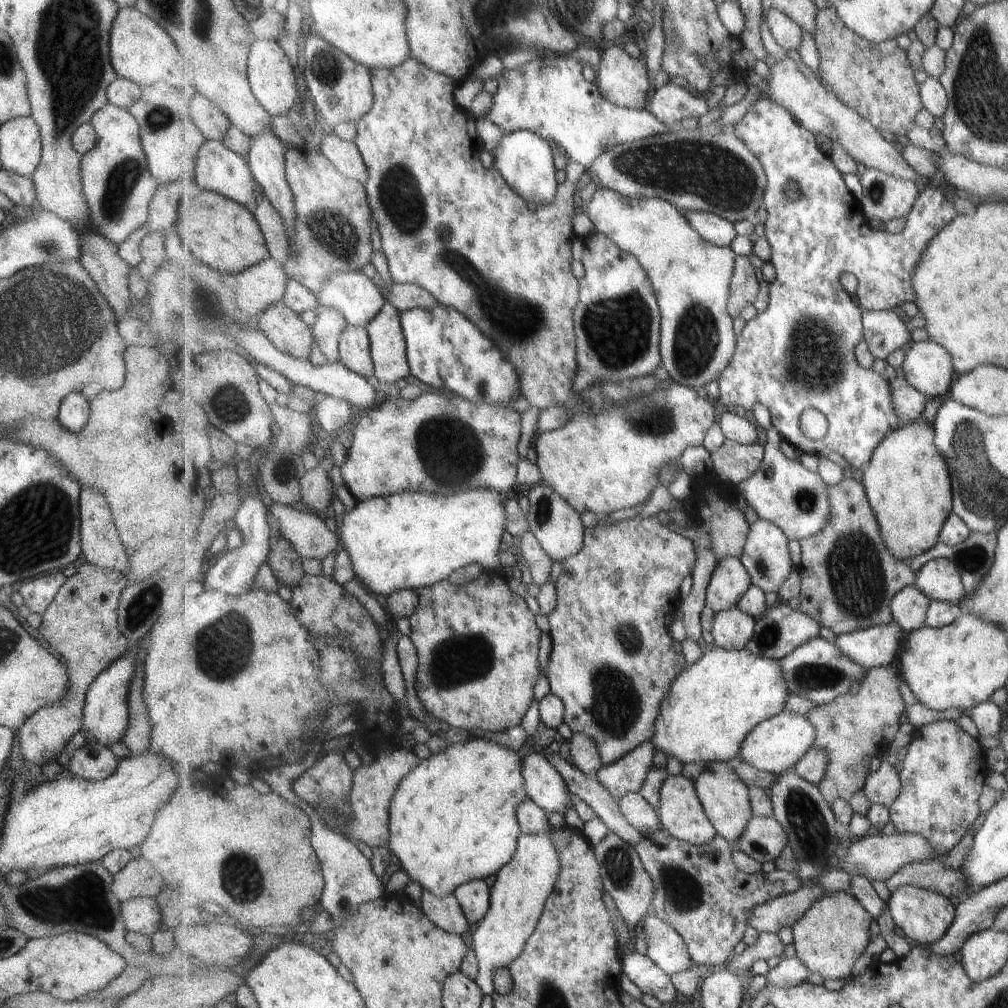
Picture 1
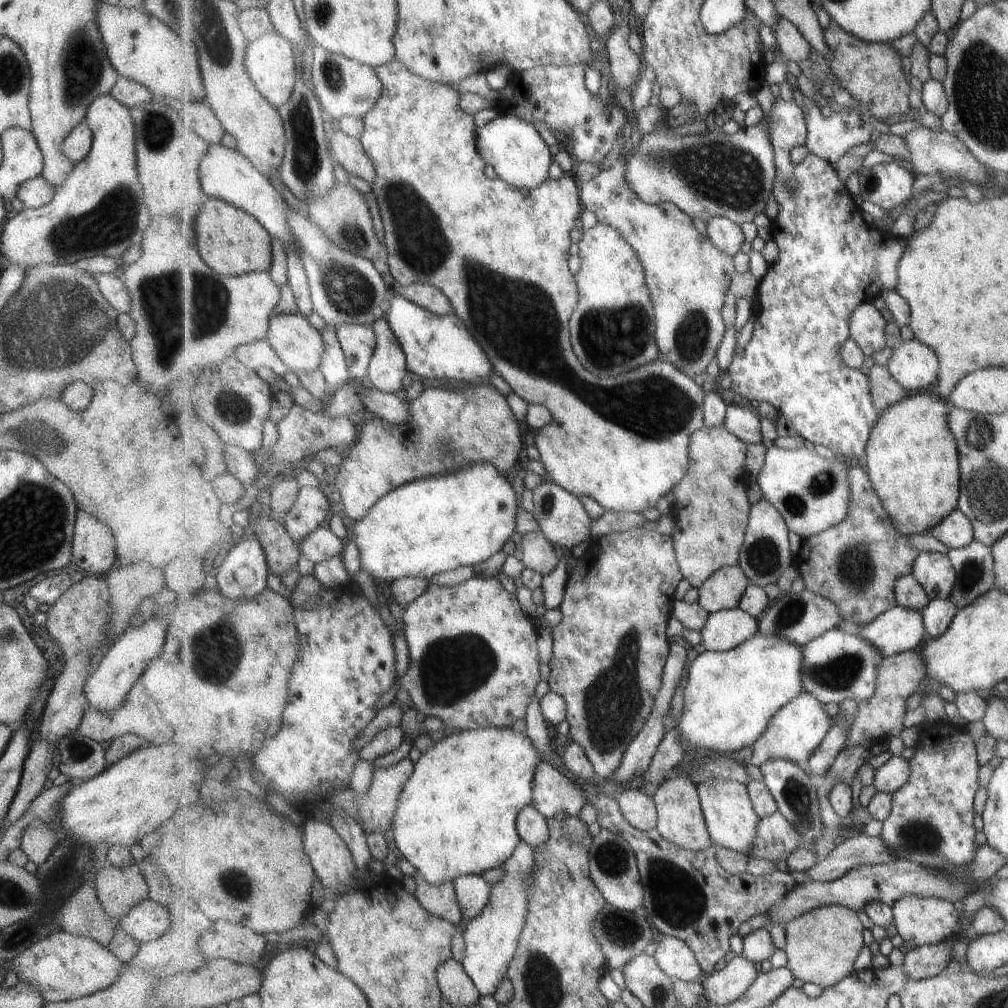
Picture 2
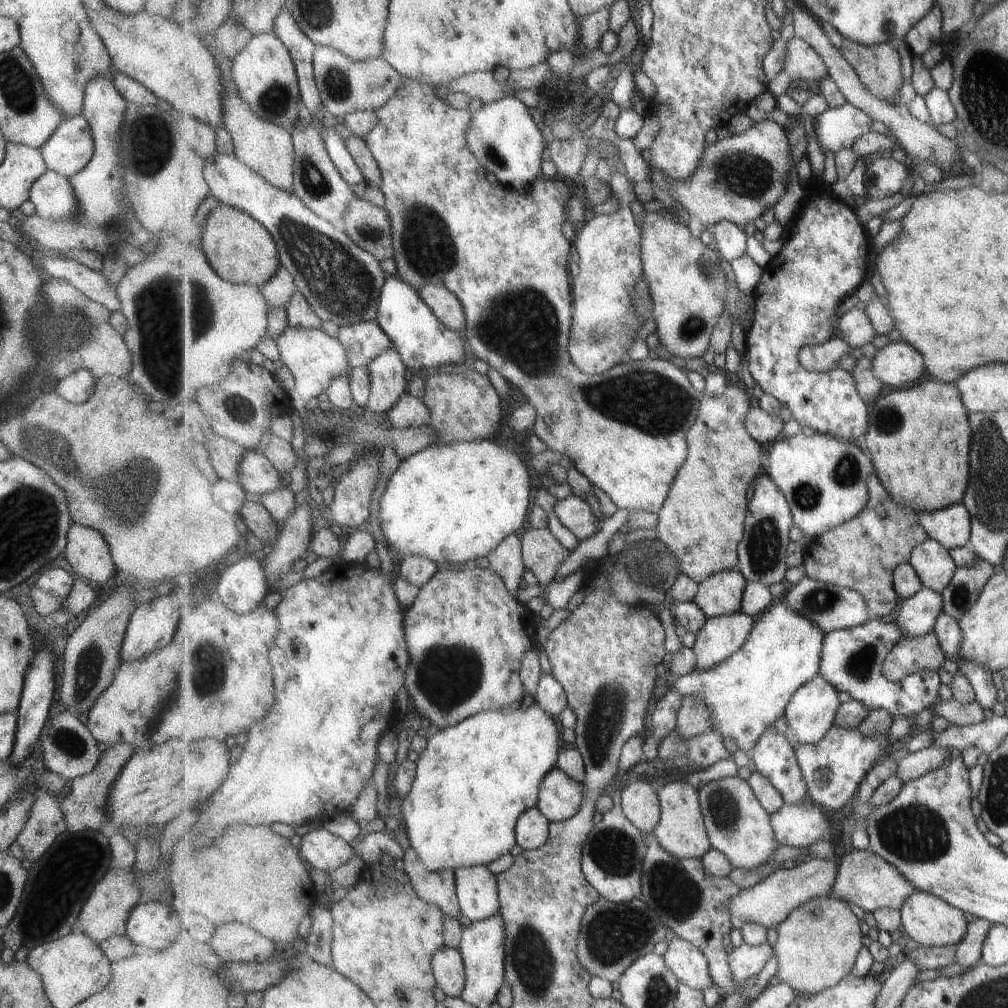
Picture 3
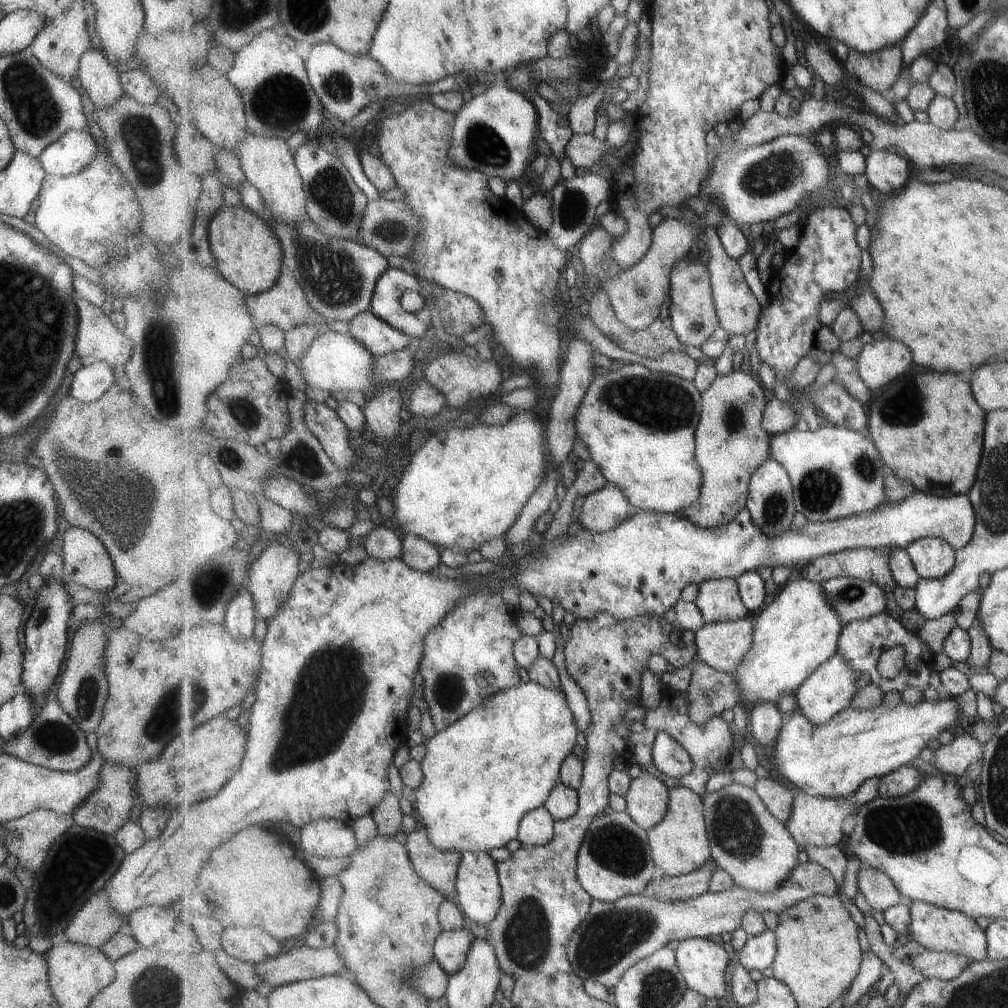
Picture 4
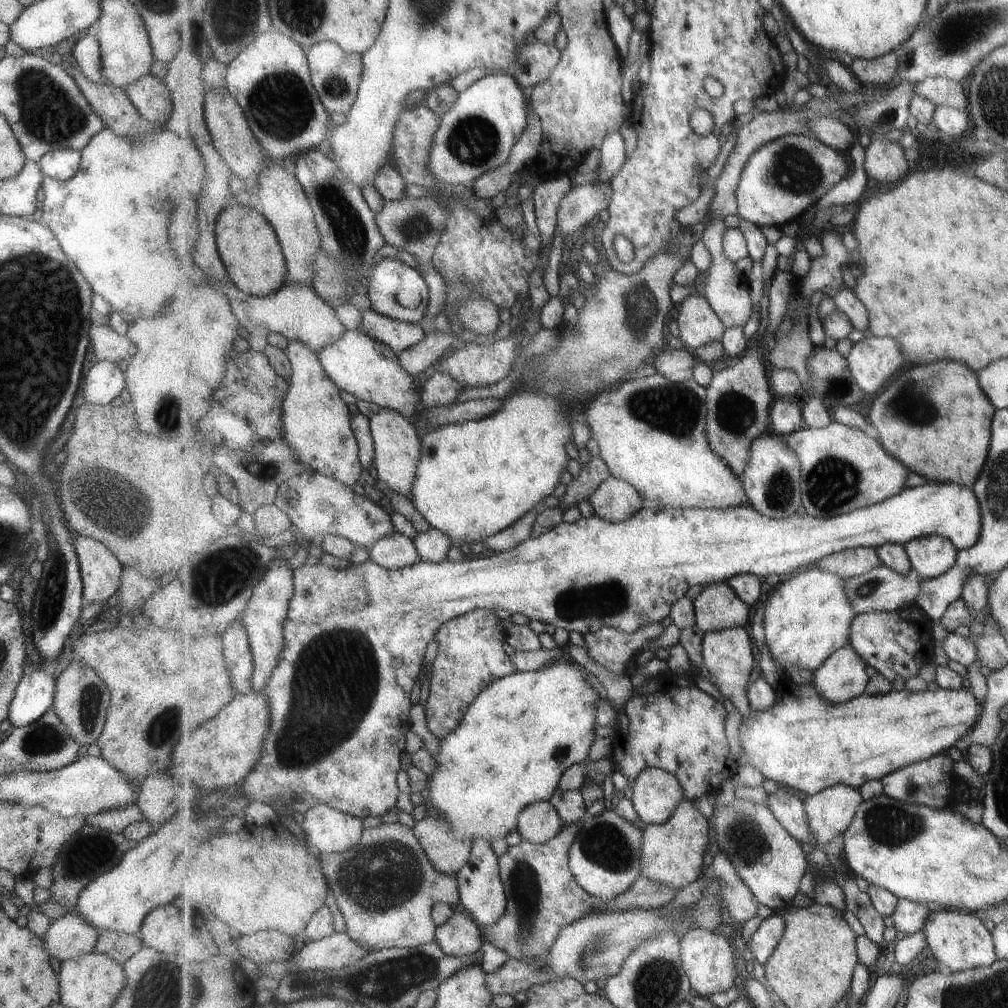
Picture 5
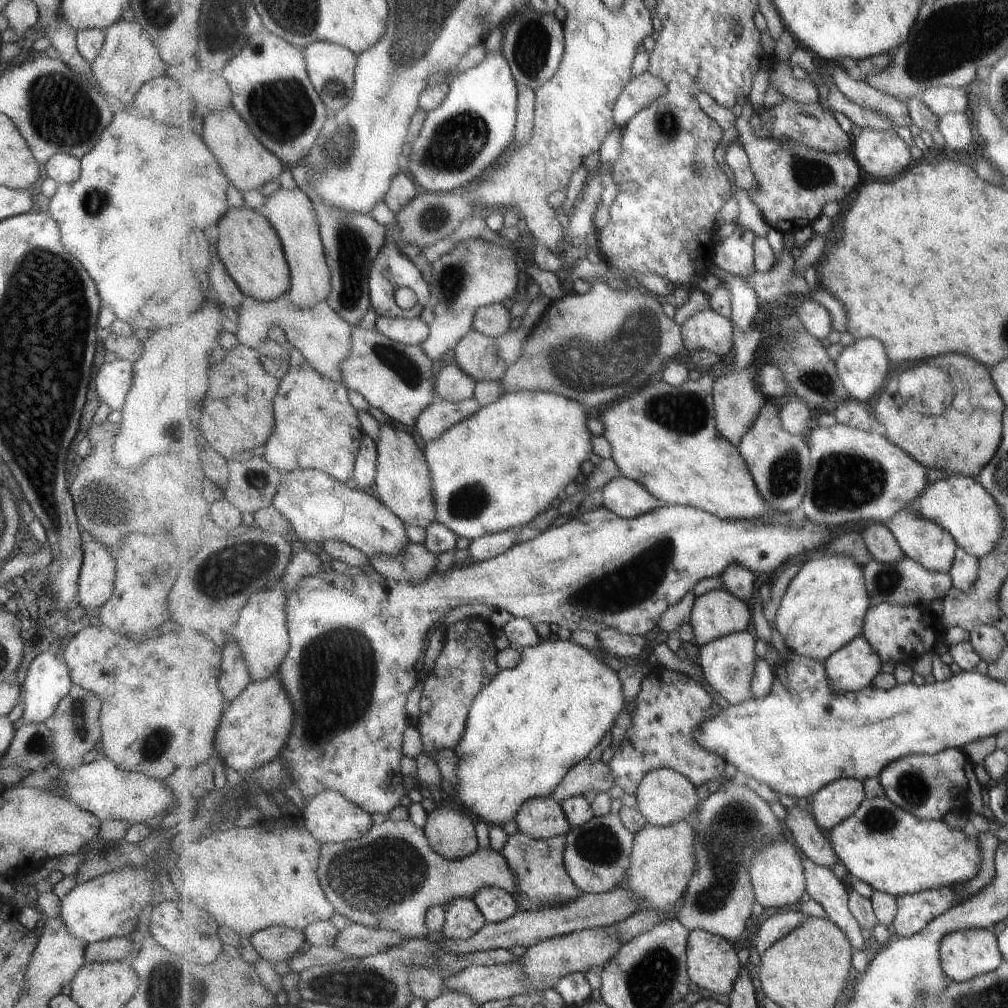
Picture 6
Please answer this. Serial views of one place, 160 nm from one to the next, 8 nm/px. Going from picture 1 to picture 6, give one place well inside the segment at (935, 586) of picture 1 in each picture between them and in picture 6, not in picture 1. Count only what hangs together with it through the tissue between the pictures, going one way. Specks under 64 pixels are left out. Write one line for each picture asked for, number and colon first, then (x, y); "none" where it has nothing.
2: (935, 571)
3: (932, 561)
4: (933, 558)
5: (931, 556)
6: (927, 542)

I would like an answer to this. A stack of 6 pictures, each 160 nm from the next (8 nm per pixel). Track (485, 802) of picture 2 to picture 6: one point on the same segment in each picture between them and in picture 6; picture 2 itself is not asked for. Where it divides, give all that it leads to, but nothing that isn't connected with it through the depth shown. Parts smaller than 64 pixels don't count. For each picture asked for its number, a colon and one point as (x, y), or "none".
3: (475, 780)
4: (484, 774)
5: (524, 731)
6: (532, 725)

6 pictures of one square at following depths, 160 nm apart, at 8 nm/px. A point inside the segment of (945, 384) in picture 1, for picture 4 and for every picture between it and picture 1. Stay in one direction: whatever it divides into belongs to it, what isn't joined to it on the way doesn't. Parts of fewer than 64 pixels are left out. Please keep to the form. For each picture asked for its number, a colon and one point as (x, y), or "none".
2: (916, 366)
3: (899, 364)
4: (880, 363)

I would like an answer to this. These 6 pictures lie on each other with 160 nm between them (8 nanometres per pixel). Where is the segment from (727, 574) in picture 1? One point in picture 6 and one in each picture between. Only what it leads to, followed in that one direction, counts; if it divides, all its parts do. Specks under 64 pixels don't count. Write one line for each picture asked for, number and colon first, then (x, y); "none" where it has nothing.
2: (724, 590)
3: (721, 594)
4: (719, 600)
5: (718, 608)
6: (717, 614)

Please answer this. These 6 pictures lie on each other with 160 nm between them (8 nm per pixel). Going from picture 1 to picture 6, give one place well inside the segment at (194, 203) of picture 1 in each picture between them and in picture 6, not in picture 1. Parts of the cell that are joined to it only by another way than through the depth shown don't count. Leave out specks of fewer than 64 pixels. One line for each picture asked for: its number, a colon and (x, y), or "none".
2: (231, 241)
3: (242, 250)
4: (249, 254)
5: (249, 246)
6: (248, 245)

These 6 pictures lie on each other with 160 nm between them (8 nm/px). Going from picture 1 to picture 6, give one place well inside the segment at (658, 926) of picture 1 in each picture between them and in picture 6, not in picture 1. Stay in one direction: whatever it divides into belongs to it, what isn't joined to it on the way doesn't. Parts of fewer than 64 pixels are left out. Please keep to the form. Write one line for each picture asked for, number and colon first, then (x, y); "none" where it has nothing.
2: (674, 956)
3: (686, 961)
4: (703, 960)
5: (709, 956)
6: (713, 964)

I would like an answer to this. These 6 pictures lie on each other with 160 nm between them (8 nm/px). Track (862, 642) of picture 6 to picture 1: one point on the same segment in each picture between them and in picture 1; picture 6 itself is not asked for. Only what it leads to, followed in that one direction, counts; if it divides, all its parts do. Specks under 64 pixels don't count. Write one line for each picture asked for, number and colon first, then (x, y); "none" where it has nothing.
1: (777, 745)
2: (798, 729)
3: (811, 714)
4: (832, 688)
5: (843, 677)

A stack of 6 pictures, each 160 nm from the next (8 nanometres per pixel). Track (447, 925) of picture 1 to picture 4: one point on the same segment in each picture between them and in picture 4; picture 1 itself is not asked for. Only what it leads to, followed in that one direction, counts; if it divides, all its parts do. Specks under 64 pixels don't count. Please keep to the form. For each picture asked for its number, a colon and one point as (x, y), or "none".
2: (441, 900)
3: (439, 888)
4: (439, 868)

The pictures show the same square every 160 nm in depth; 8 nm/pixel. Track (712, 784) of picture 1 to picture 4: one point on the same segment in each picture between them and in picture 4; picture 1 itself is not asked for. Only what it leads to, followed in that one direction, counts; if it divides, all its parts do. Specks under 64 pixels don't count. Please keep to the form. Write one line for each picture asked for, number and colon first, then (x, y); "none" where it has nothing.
2: (731, 818)
3: (740, 827)
4: (747, 841)

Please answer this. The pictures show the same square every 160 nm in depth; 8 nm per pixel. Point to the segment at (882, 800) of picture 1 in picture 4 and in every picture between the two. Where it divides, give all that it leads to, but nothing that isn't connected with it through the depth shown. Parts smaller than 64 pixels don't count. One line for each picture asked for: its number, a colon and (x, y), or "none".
2: (895, 773)
3: (912, 766)
4: (954, 759)

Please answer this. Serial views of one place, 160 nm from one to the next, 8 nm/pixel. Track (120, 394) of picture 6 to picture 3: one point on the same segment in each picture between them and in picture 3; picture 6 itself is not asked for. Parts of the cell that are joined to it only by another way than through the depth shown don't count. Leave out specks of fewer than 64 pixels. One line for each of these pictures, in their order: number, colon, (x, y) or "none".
3: (76, 387)
4: (89, 383)
5: (103, 382)

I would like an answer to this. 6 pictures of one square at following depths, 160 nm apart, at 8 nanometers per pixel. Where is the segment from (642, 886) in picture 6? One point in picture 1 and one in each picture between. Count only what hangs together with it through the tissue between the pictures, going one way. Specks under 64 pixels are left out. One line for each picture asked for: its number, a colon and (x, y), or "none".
1: (682, 813)
2: (681, 819)
3: (682, 832)
4: (680, 845)
5: (674, 853)

